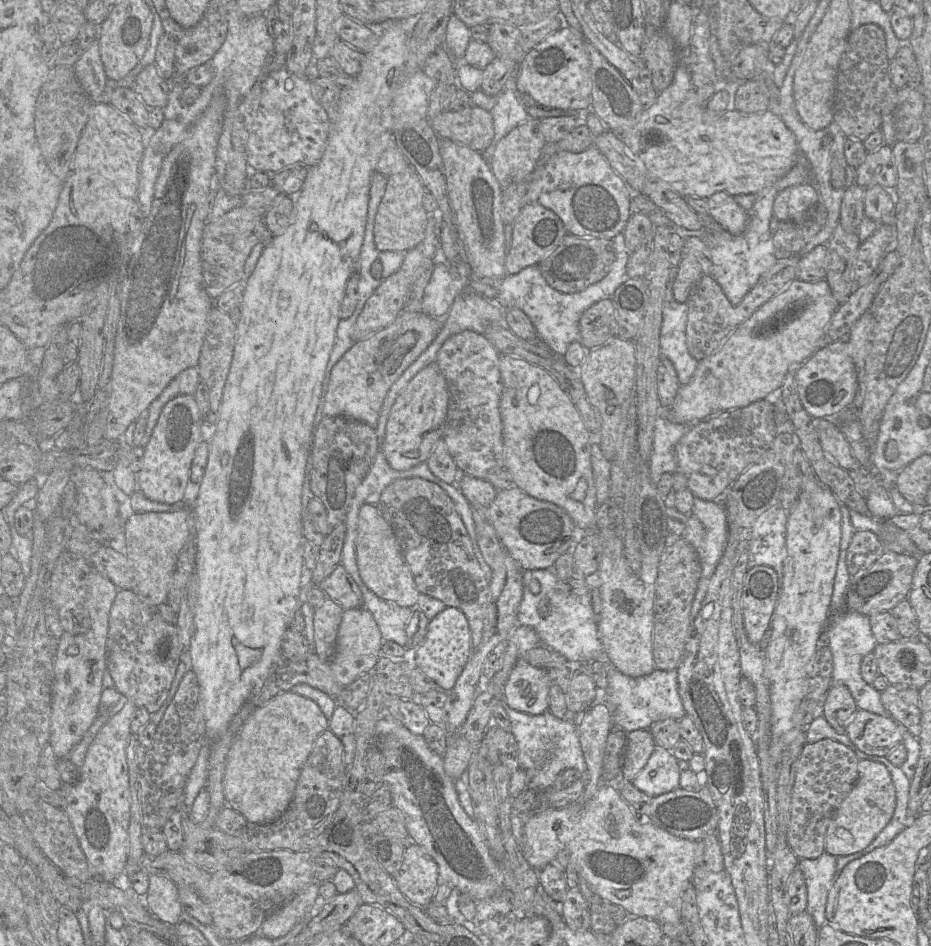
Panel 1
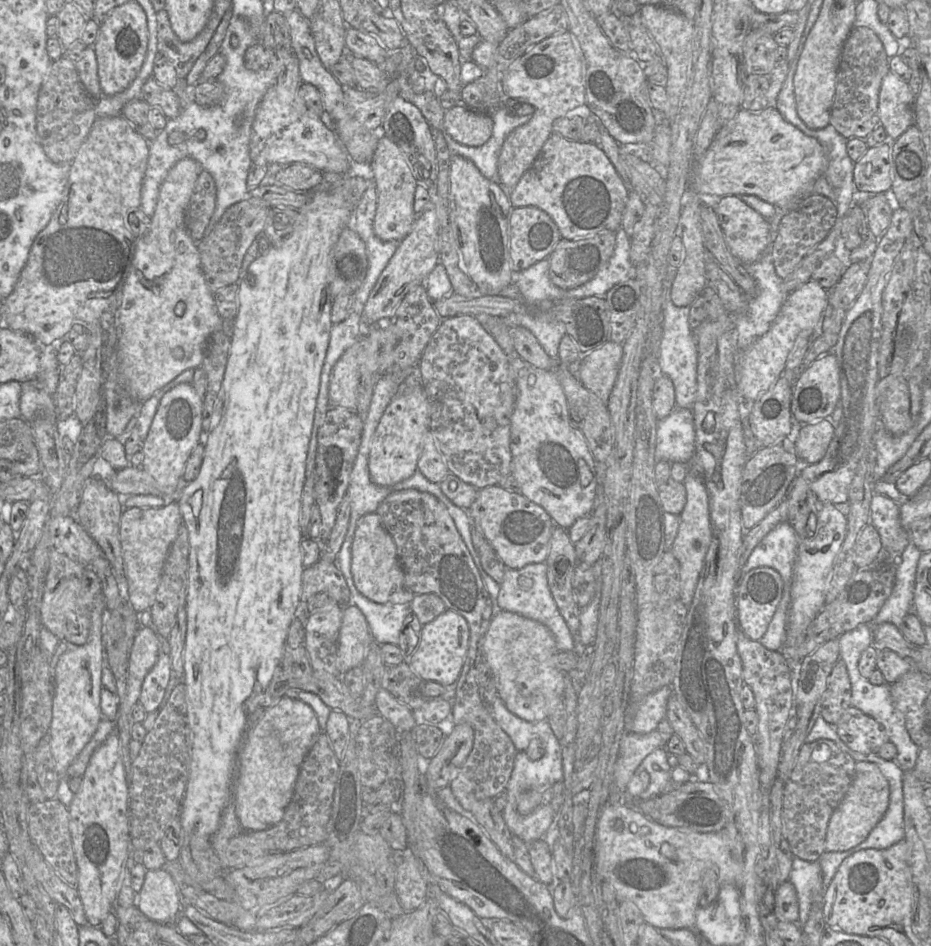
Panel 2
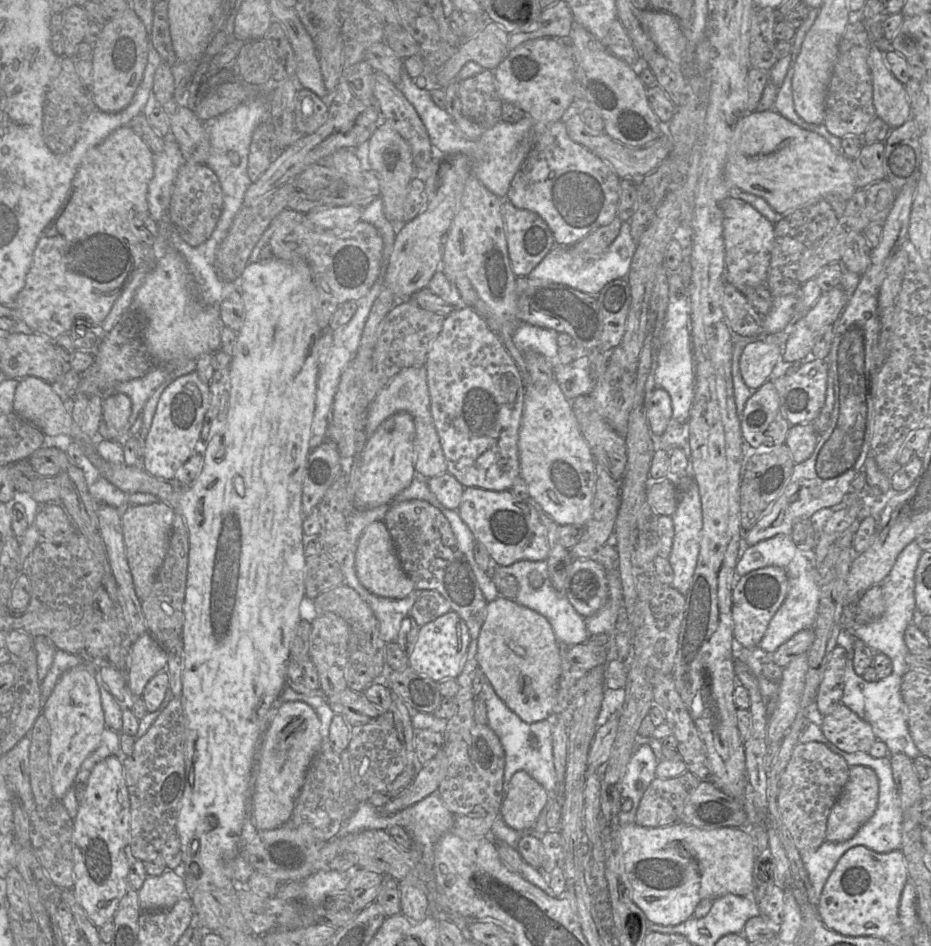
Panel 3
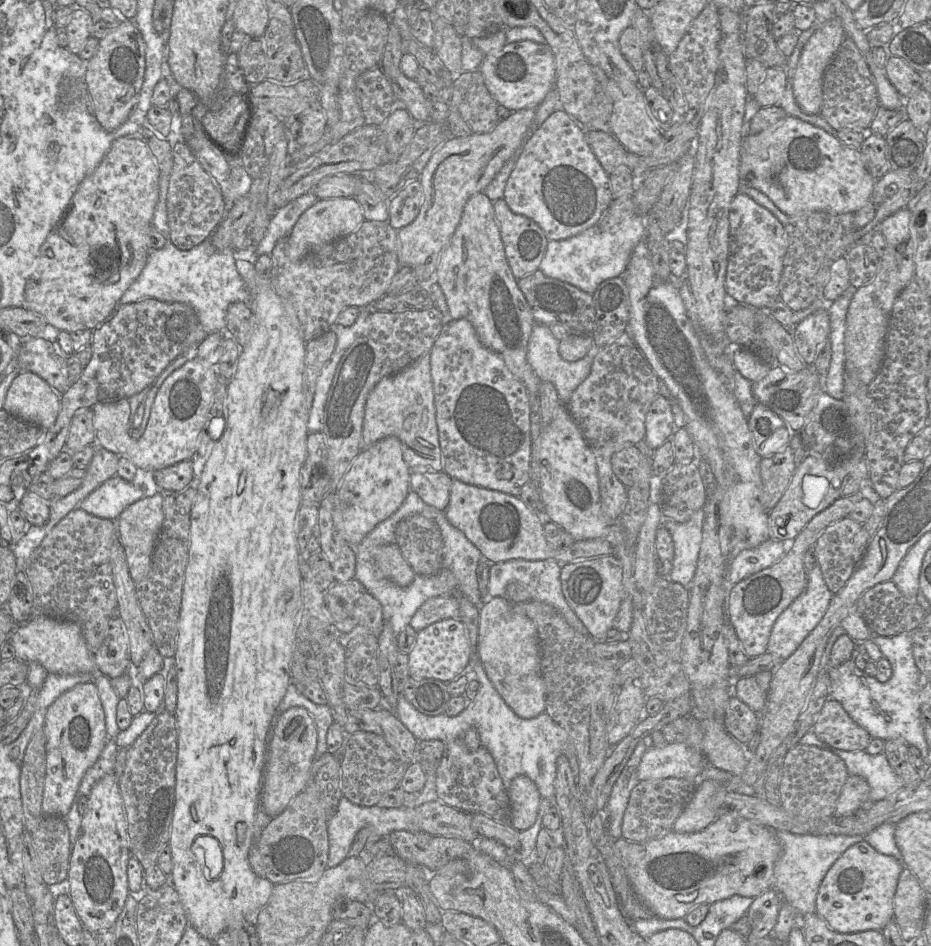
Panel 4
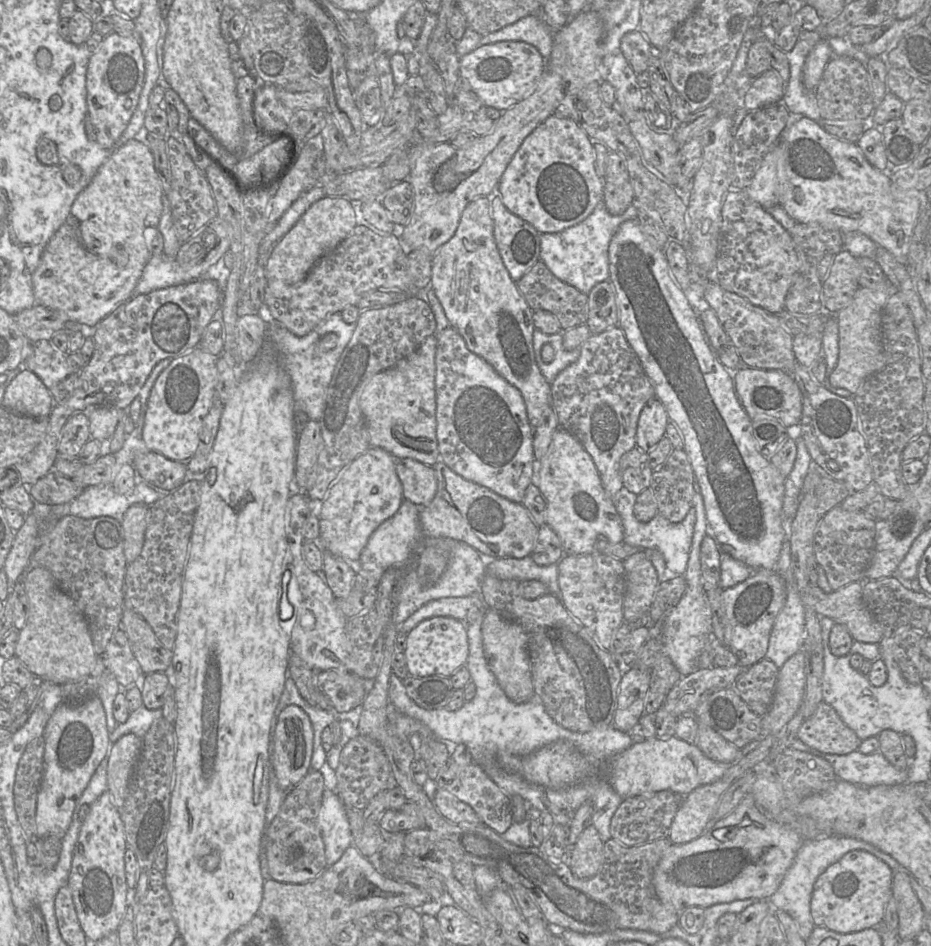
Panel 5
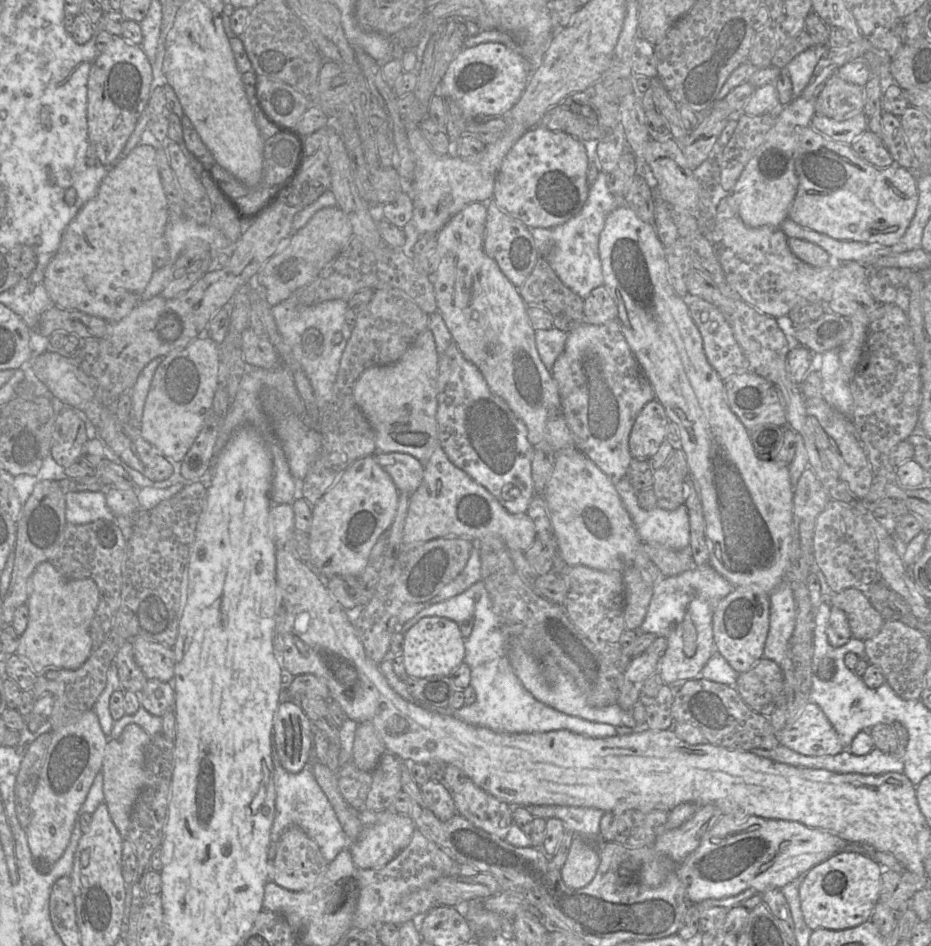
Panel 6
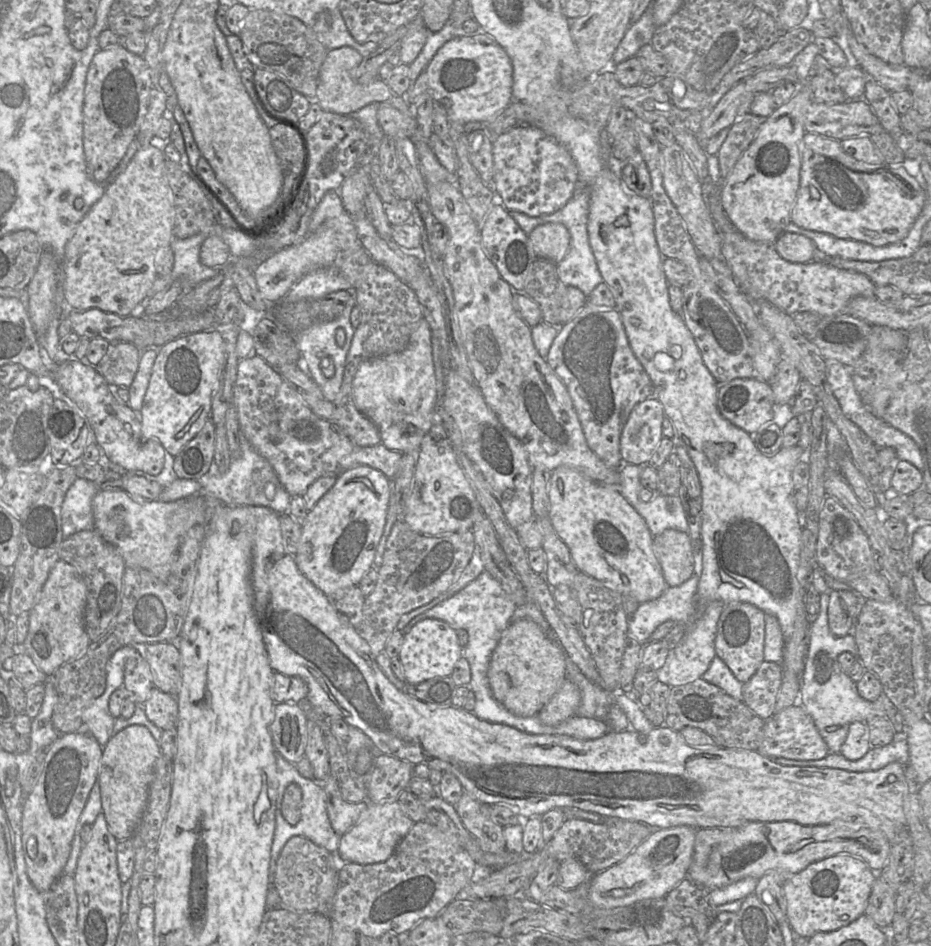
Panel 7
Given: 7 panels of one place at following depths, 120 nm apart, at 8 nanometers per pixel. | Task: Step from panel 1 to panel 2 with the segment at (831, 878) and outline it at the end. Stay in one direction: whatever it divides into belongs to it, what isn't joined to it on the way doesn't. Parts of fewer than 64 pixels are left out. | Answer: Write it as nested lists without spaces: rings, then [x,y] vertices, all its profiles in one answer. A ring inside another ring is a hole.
[[[794,857],[792,870],[787,881],[794,885],[797,893],[798,924],[802,928],[807,922],[812,904],[822,904],[825,888],[823,888],[819,862],[808,862]]]

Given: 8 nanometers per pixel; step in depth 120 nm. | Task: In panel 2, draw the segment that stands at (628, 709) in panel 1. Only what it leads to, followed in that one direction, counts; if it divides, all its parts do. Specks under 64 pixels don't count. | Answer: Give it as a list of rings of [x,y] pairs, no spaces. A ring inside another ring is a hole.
[[[670,685],[650,693],[637,706],[629,721],[626,709],[626,732],[648,733],[657,730],[659,722],[666,718],[667,702],[672,694]]]

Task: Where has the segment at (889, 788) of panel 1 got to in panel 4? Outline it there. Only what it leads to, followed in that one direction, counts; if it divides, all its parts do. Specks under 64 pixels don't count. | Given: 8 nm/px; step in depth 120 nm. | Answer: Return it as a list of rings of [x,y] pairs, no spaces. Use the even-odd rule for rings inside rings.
[[[849,775],[837,800],[834,815],[847,817],[859,812],[869,805],[869,792],[869,784],[863,777]]]

